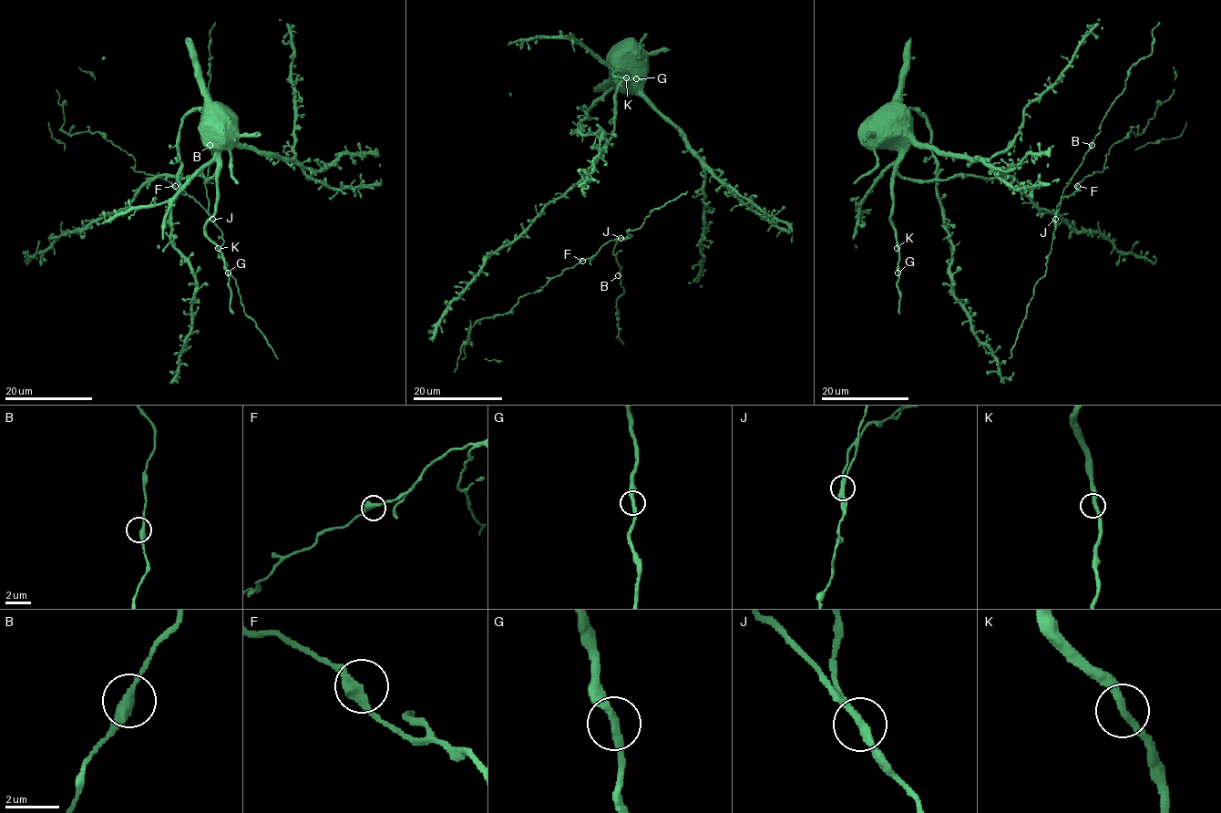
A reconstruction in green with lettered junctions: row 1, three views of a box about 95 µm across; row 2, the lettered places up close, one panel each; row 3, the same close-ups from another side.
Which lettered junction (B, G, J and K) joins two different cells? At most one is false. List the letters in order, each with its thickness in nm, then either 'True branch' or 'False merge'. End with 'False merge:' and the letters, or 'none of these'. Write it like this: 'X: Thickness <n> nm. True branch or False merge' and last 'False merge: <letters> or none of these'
B: Thickness 340 nm. True branch
G: Thickness 320 nm. True branch
J: Thickness 320 nm. False merge
K: Thickness 320 nm. True branch
False merge: J

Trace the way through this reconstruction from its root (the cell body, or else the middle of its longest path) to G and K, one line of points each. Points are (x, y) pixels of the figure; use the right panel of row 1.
G: (866, 125), (865, 122), (897, 151), (897, 161), (892, 175), (891, 215), (899, 253), (897, 272)
K: (866, 125), (865, 122), (897, 151), (897, 161), (892, 175), (891, 215), (897, 248)

